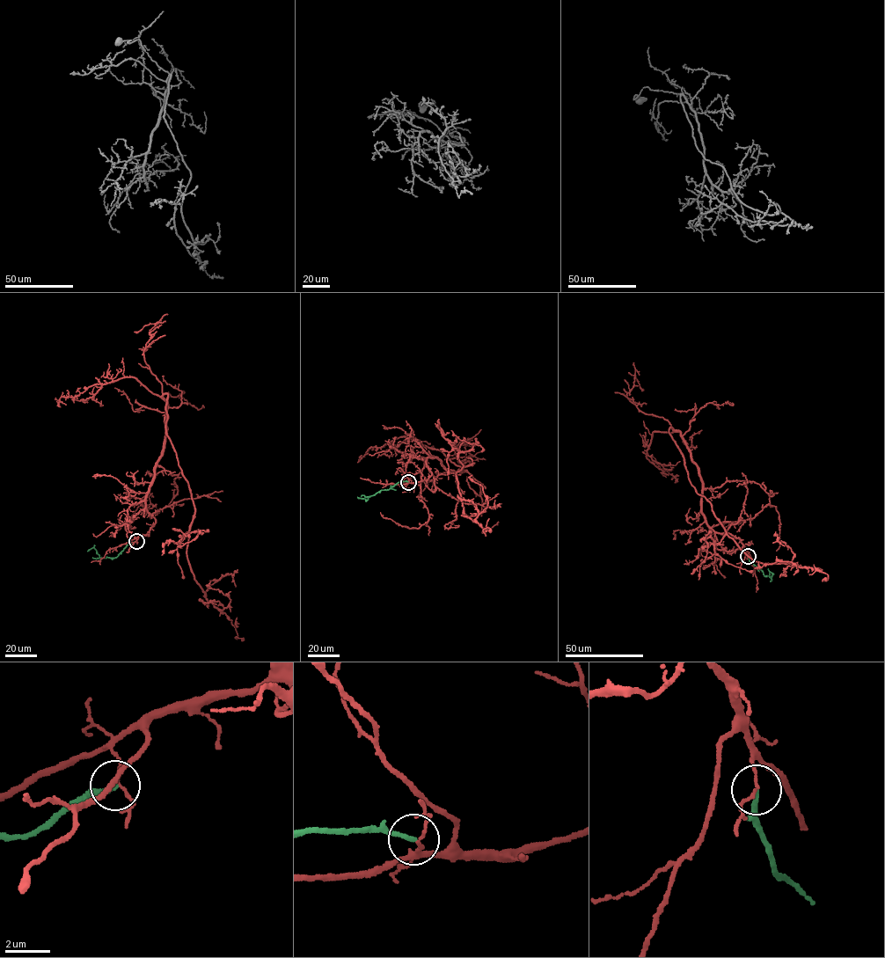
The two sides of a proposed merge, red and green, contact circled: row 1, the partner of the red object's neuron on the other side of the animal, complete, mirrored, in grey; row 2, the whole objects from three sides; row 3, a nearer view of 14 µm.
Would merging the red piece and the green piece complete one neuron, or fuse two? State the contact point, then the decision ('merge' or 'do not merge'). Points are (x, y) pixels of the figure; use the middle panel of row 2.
at (408, 482); do not merge

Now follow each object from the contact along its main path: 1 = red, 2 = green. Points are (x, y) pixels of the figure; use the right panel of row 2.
1: (748, 555), (707, 524), (698, 466), (671, 427), (690, 483), (741, 550), (804, 566), (755, 568)
2: (748, 556), (749, 562), (761, 569), (764, 575), (770, 578), (772, 574), (769, 571), (770, 577)

